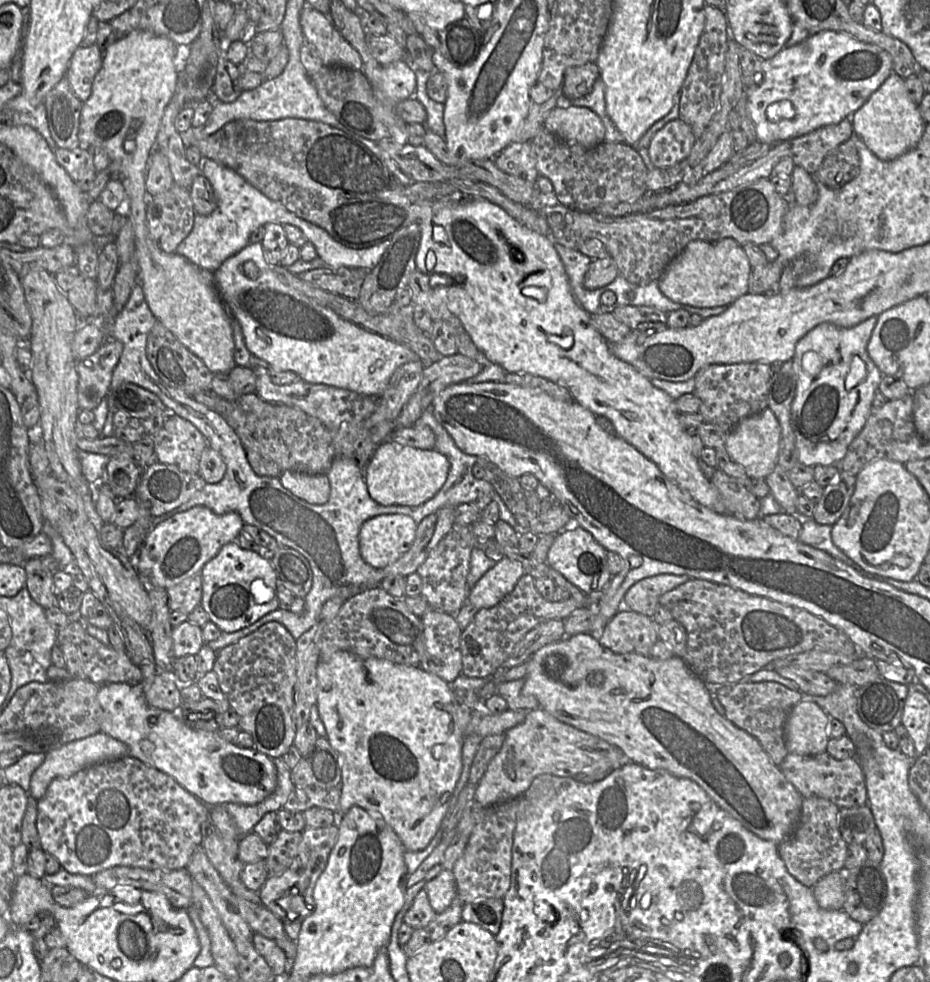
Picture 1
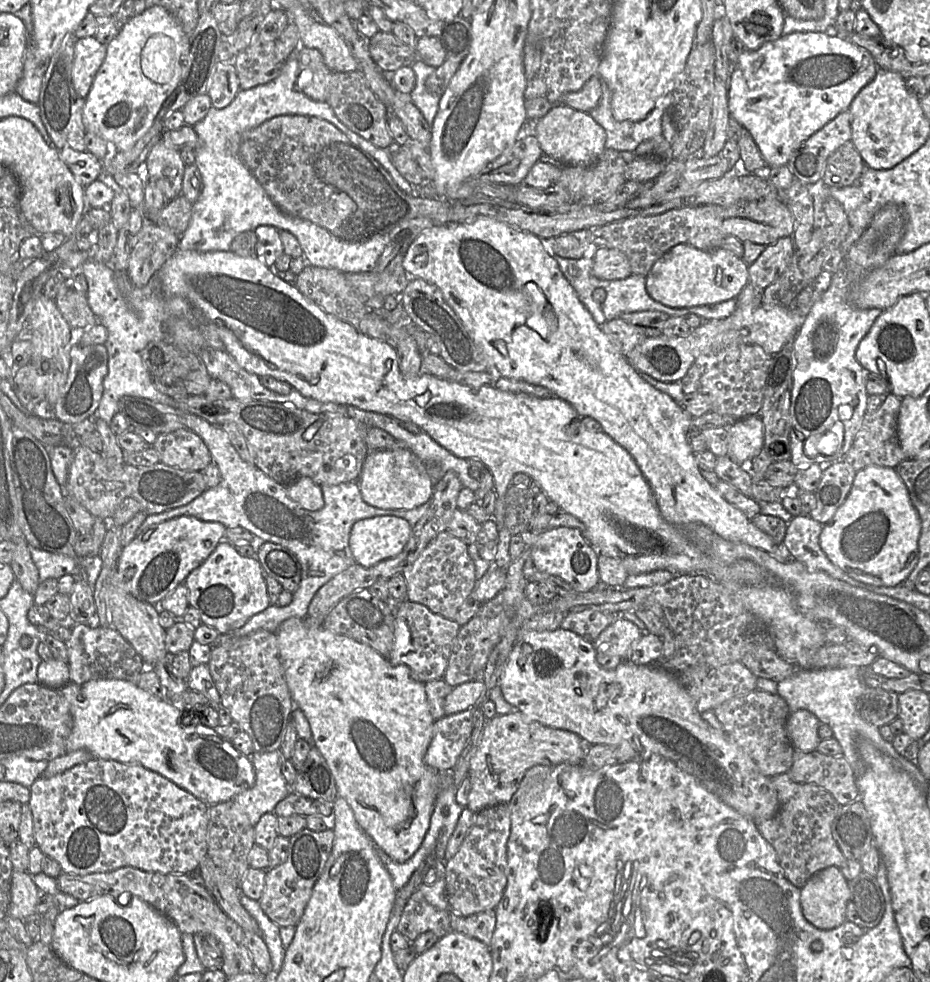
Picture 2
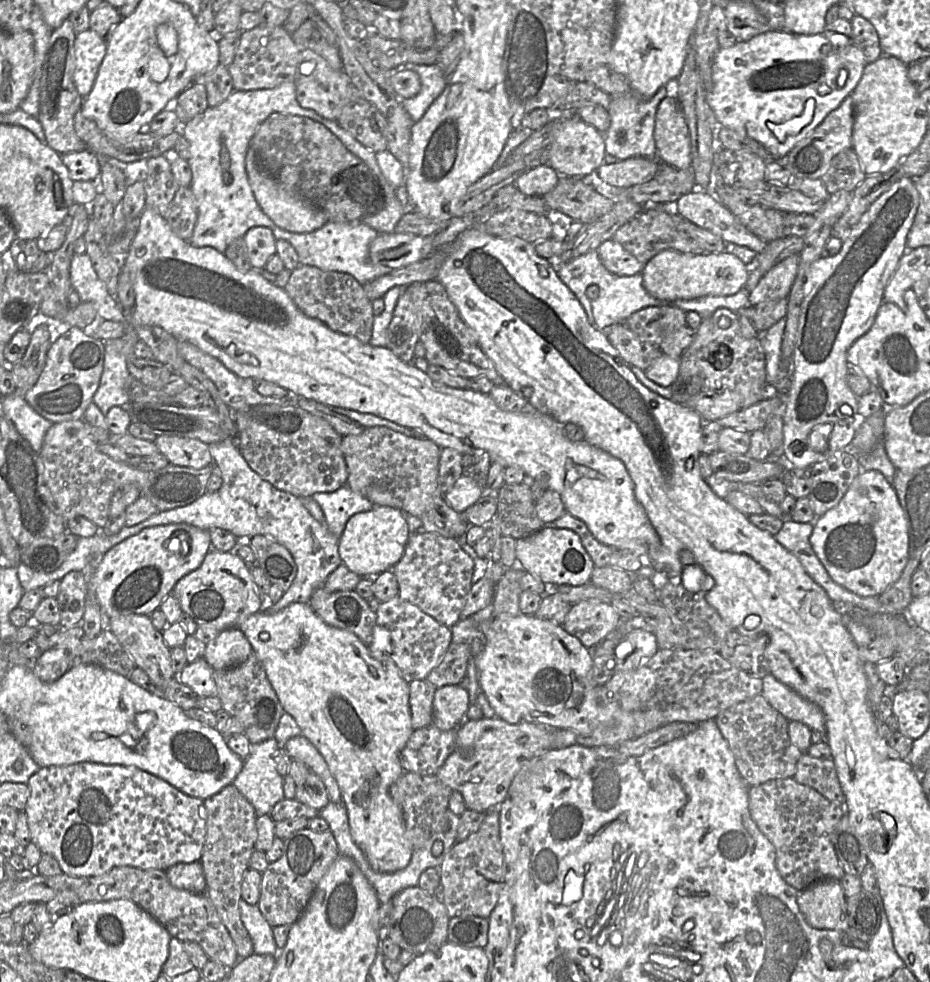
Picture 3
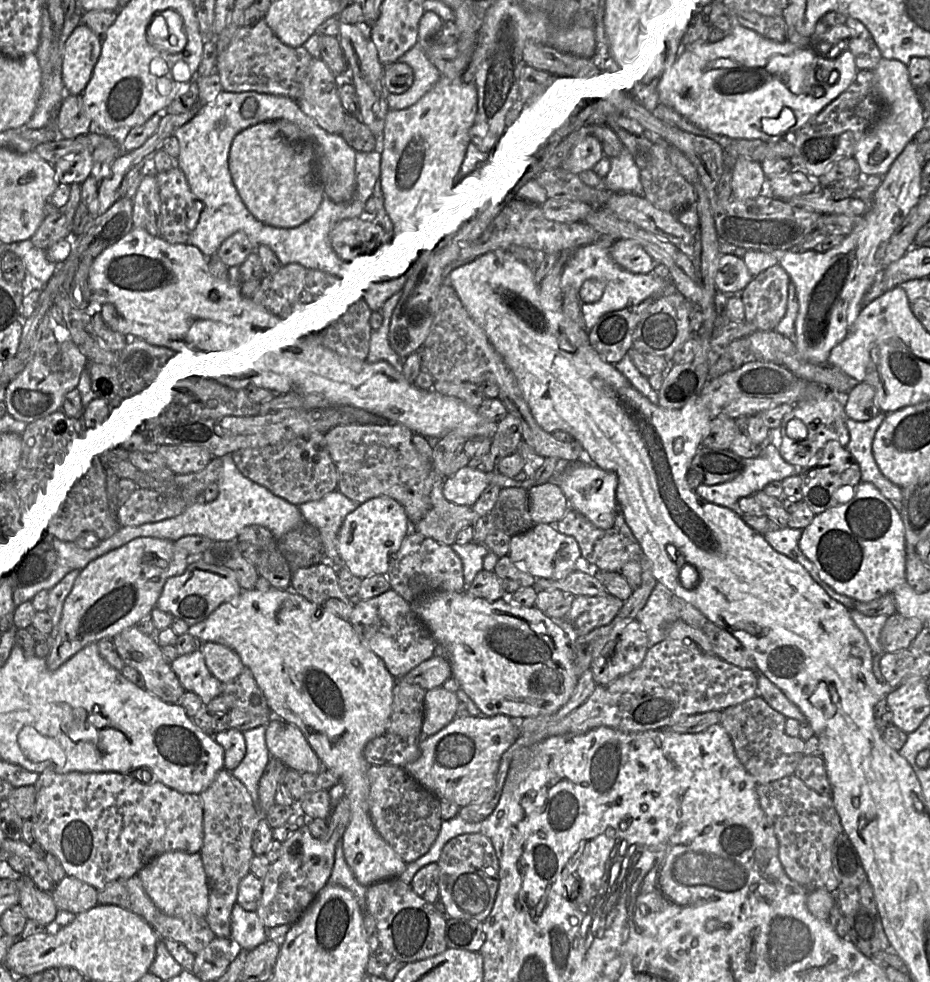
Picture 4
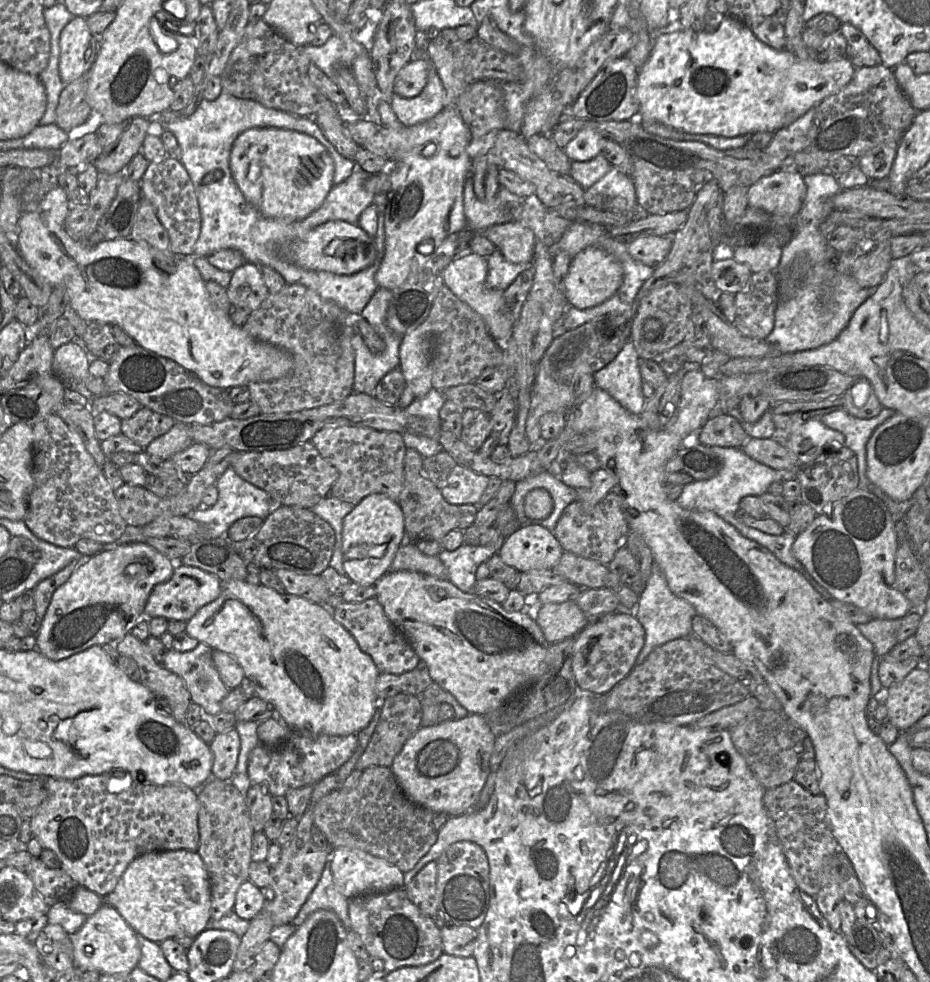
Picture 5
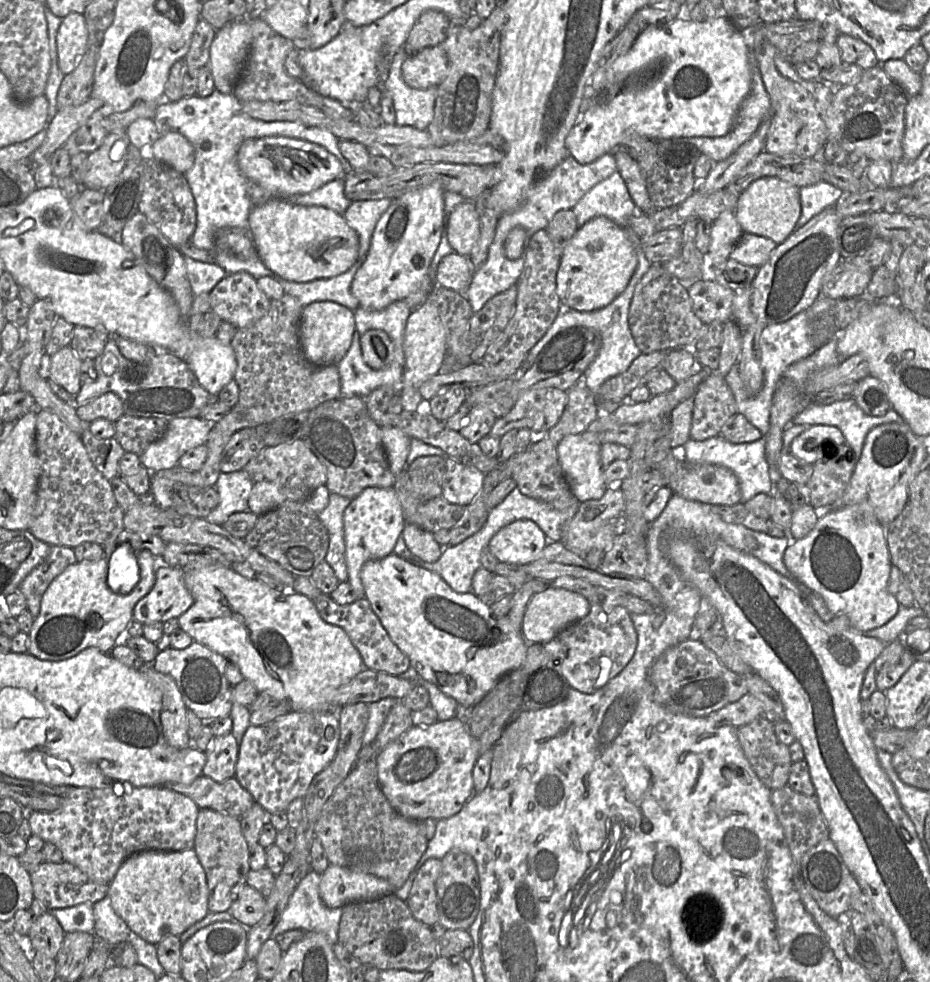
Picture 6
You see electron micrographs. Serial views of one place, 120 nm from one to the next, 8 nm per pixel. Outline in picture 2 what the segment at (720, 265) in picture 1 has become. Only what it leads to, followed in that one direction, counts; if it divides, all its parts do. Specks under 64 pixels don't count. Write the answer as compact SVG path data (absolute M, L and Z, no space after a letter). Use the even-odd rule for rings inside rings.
M678 244L670 249L655 262L646 276L648 294L672 308L710 305L734 299L748 283L749 265L743 258L721 247L705 251L688 244Z

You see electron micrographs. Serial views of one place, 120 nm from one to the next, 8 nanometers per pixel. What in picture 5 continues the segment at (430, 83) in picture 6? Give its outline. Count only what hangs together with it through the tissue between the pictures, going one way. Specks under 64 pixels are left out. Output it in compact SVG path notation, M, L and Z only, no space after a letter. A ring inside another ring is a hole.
M425 59L410 60L394 80L394 94L405 98L420 94L427 83L429 66L429 61Z

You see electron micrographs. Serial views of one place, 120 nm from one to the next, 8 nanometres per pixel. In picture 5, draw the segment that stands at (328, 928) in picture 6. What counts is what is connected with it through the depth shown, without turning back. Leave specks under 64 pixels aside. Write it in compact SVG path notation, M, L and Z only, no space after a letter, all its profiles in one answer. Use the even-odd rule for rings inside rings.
M327 861L317 885L291 924L298 927L315 911L329 910L337 915L347 932L352 931L348 915L348 903L349 899L335 888L331 873L331 862Z

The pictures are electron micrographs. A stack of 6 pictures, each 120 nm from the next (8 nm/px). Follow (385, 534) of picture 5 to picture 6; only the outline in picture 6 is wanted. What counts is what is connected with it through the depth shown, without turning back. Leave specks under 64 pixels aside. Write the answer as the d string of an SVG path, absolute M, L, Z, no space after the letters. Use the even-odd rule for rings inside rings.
M367 487L351 499L343 513L345 557L348 571L348 582L357 599L364 597L361 580L361 569L371 560L382 559L391 553L406 525L403 510L393 487Z

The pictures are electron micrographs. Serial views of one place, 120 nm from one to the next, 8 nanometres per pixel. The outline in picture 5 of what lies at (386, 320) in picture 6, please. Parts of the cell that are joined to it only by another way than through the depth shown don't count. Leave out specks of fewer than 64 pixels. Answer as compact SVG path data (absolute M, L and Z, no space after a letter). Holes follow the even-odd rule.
M379 287L361 315L373 326L375 331L379 330L382 338L386 332L393 338L397 352L397 346L401 346L403 336L392 331L387 325L386 316L391 299L392 291L387 288Z

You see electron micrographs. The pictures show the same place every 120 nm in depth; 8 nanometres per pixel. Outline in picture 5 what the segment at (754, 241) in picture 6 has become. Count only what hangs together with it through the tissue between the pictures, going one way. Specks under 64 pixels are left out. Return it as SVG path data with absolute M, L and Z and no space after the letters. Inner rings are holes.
M775 245L742 246L734 249L734 259L747 265L753 273L776 271L782 247Z

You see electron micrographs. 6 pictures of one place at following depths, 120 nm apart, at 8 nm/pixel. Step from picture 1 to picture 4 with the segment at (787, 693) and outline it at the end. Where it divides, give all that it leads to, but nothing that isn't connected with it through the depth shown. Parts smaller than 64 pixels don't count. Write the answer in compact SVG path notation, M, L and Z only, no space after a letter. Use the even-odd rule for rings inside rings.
M760 696L721 711L720 723L730 736L735 753L758 785L794 774L804 757L805 742L785 732L786 717L772 709Z

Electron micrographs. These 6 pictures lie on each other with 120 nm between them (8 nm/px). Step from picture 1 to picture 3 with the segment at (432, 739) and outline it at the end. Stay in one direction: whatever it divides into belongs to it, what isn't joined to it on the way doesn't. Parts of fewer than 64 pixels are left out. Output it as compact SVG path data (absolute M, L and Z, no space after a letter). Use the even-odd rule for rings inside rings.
M292 603L283 610L275 613L259 611L248 616L238 625L251 644L253 653L262 663L267 678L271 683L284 712L291 715L299 726L301 733L306 737L322 755L327 766L336 779L341 792L342 802L345 805L350 834L355 844L363 851L372 869L380 873L393 873L404 869L413 853L410 842L405 838L405 823L401 808L394 802L390 795L390 787L395 783L404 770L400 763L400 754L414 729L411 723L411 711L409 705L409 682L405 681L401 672L390 658L381 662L371 655L368 646L354 633L326 624L312 609L309 603Z

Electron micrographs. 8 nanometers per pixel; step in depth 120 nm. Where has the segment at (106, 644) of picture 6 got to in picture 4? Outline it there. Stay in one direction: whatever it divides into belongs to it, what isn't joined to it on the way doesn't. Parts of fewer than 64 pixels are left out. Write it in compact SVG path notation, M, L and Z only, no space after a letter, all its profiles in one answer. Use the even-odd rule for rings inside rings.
M137 537L88 563L64 601L58 628L52 626L51 648L45 658L48 669L57 669L90 643L112 639L122 630L137 626L155 608L166 580L186 570L188 555L172 540Z

